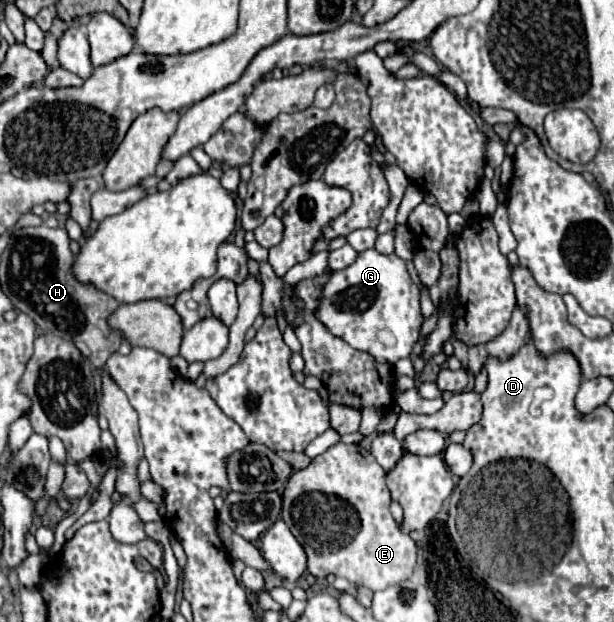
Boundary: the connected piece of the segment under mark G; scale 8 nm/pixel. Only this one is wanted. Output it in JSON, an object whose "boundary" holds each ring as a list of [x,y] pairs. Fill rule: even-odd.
{"boundary":[[[375,248],[361,252],[351,266],[331,272],[327,284],[321,286],[319,306],[313,314],[333,336],[391,366],[411,354],[425,322],[419,306],[419,288],[409,278],[405,260],[397,254],[383,256]],[[381,330],[387,330],[387,344],[379,338]]]}

